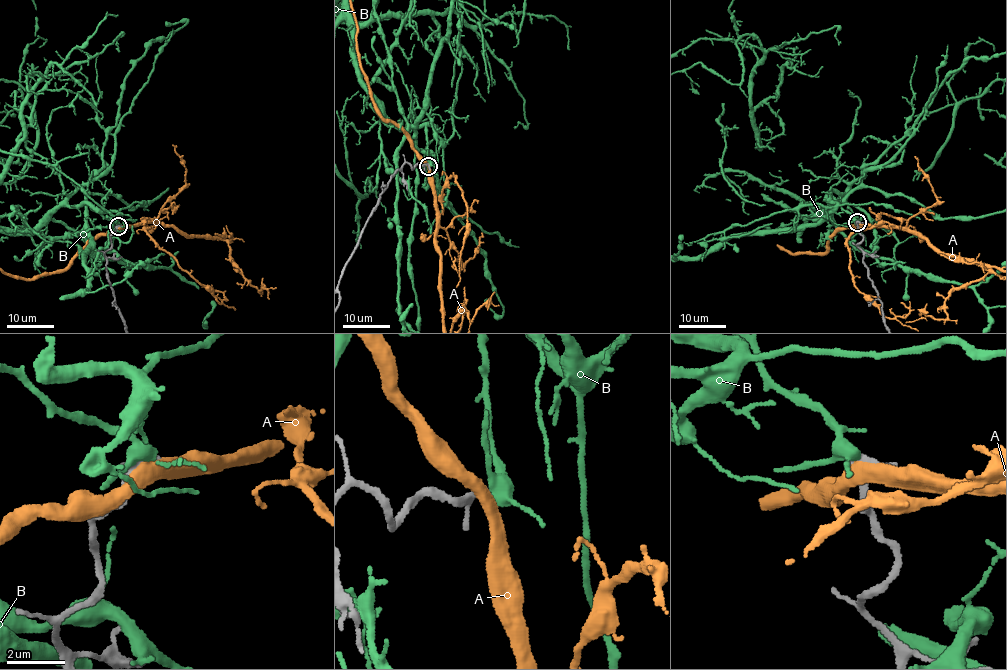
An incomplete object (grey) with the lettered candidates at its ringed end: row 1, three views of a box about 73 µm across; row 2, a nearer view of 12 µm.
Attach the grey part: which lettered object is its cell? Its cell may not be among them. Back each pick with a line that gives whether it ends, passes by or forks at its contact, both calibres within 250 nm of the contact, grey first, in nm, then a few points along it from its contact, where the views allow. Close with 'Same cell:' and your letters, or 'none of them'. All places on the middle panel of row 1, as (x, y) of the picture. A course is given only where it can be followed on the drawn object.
A: It passes by. Thickness 240 nm (grey) against 460 nm
Same cell: A

